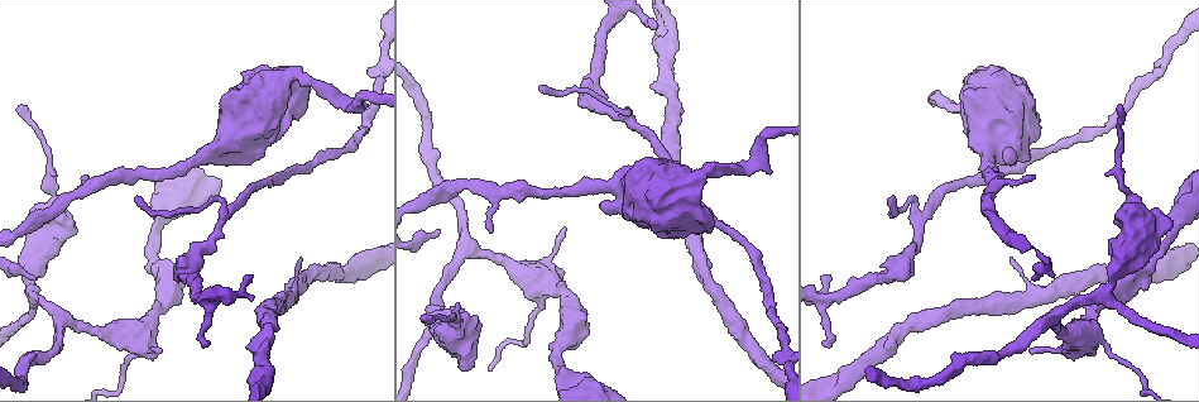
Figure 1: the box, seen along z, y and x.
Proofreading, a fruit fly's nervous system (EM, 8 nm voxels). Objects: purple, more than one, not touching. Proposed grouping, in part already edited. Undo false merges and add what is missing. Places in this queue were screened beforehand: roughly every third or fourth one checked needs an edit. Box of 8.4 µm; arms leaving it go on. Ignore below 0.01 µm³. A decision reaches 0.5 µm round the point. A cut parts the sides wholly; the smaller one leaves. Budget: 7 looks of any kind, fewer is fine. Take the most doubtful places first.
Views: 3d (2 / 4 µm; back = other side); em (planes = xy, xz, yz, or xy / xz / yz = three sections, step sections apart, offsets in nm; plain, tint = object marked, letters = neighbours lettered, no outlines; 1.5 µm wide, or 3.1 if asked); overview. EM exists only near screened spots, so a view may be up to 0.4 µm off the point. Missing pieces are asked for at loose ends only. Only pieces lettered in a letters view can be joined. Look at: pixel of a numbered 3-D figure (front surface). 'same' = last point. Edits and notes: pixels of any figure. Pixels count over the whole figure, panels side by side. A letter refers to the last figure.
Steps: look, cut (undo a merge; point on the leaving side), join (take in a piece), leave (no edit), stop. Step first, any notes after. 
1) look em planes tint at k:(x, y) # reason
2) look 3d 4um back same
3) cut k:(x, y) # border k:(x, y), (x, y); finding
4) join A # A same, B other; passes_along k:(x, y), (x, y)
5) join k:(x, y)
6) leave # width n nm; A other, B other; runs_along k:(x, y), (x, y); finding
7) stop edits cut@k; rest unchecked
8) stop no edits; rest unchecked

look 3d 4um at 1:(1026, 158) # stops while still wide

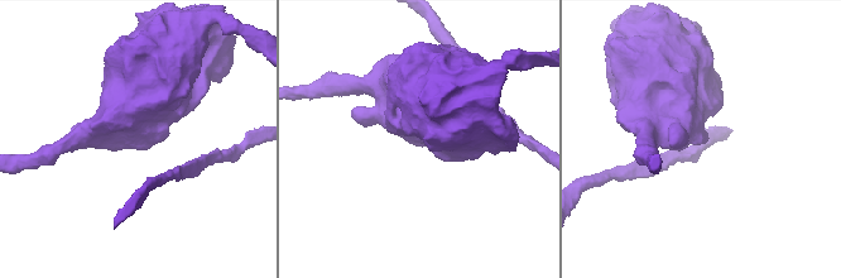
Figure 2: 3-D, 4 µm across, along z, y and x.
look em planes letters at 2:(700, 139) # need the tissue

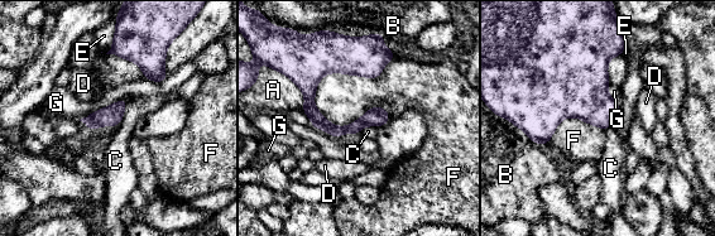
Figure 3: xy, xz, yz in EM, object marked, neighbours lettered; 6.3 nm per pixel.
leave # longest_contact F 600 nm; A other, B other, C other, D other, E other, F other, G other; none of them fits

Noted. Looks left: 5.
look em yz step 8 tint at 1:(435, 299) # three arms meet

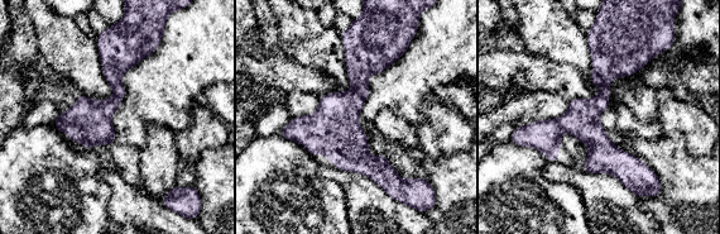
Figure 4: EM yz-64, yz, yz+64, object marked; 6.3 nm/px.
look em planes tint same # another direction

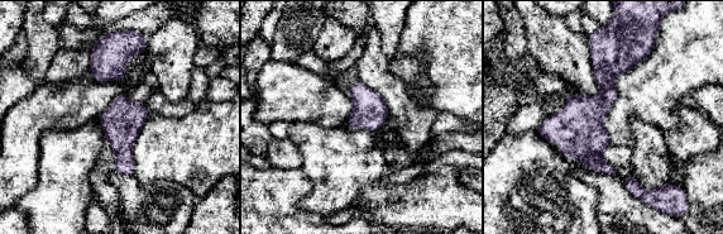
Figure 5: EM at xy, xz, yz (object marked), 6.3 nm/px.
look em planes letters same # what lies round it

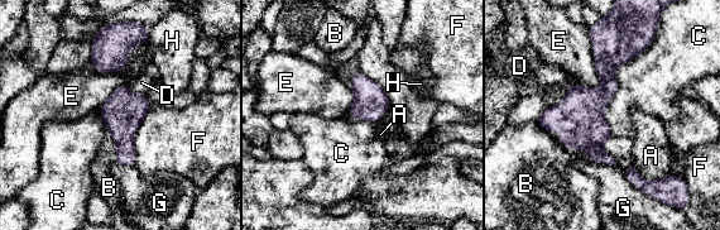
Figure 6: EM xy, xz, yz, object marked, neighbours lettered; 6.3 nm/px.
leave # A other, B other, C other, D other, E other, F other, G other, H other; border 6:(536, 121), (550, 133); one neuron here

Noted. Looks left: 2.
look em planes plain at 1:(754, 158) # sharp bend

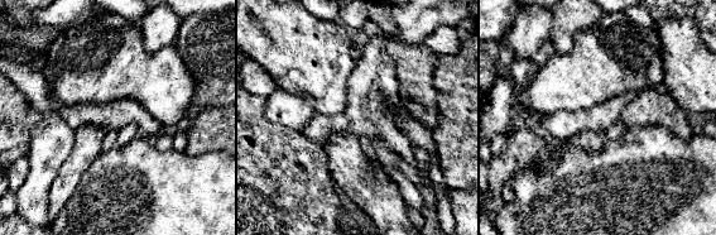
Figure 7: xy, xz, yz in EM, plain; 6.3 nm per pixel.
look em planes letters same # what lies round it

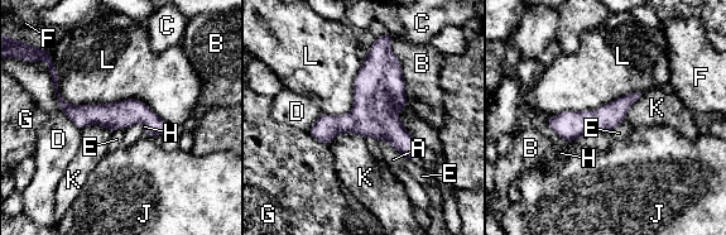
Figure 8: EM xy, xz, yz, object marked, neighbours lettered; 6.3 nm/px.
leave # longest_contact L 850 nm; A other, B other, C other, D other, E other, F other, G other, H other, J other, K other, L other; continuous, no second neuron

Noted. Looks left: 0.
stop no edits; rest unchecked

